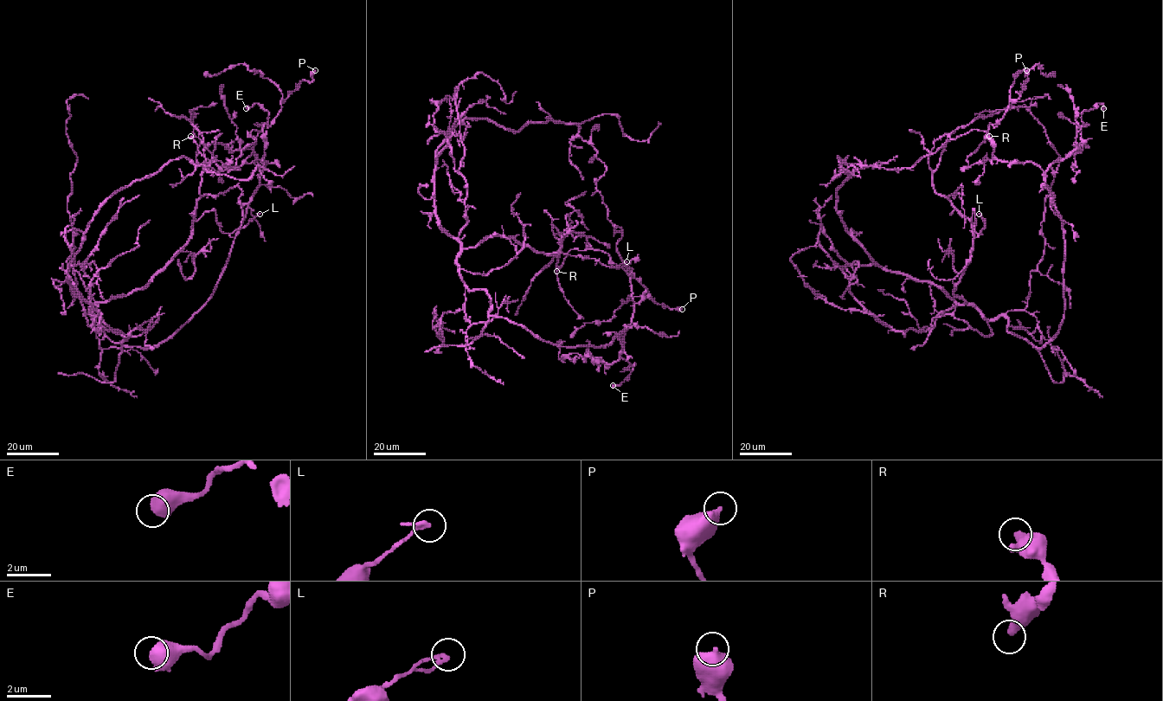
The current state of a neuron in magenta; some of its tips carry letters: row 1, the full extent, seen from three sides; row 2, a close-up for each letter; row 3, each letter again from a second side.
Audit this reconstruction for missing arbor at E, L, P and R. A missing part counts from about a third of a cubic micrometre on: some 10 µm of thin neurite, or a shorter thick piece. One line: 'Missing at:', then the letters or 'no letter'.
Missing at: no letter

